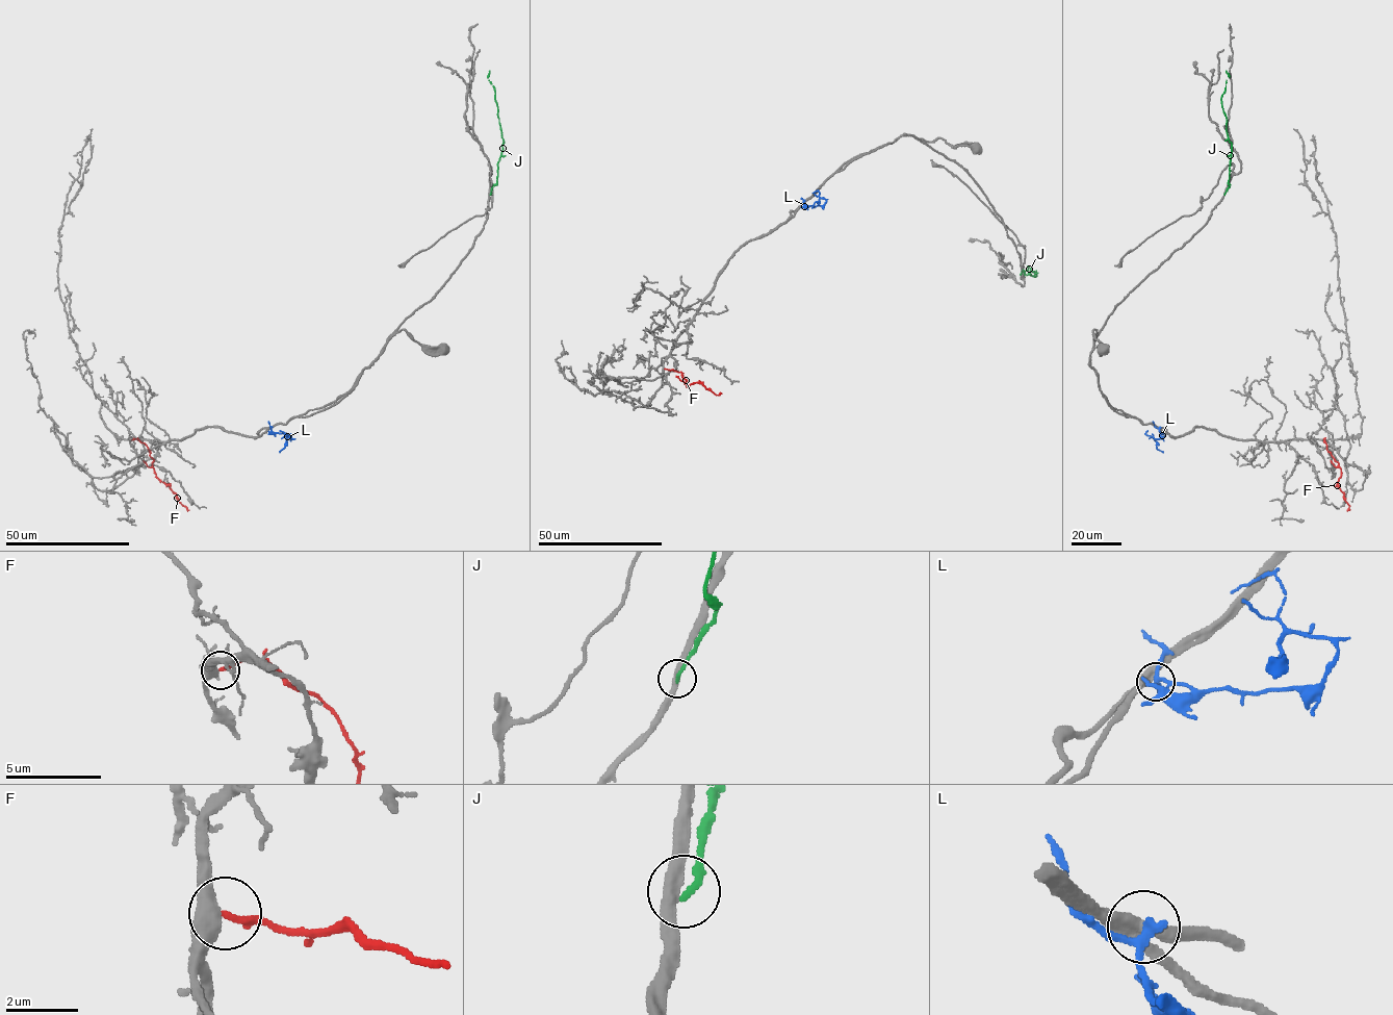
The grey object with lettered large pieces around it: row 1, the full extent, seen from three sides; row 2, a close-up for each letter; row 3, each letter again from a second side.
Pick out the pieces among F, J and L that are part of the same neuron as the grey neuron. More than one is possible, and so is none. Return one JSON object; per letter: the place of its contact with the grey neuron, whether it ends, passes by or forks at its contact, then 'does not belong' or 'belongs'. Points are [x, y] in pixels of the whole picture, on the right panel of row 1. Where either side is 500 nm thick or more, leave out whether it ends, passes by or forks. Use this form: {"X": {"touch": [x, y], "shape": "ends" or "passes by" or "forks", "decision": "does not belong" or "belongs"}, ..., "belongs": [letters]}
{"F": {"touch": [1323, 440], "shape": "ends", "decision": "belongs"}, "J": {"touch": [1224, 195], "shape": "ends", "decision": "does not belong"}, "L": {"touch": [1159, 428], "shape": "passes by", "decision": "does not belong"}, "belongs": ["F"]}

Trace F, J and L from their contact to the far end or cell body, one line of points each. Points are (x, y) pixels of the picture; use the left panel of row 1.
F: (132, 439), (137, 438), (147, 446), (155, 476), (168, 485), (187, 511)
J: (489, 194), (497, 183), (497, 162), (504, 142), (494, 87), (488, 77), (489, 71)
L: (271, 427), (274, 432), (286, 433), (293, 439), (287, 438), (280, 452)

